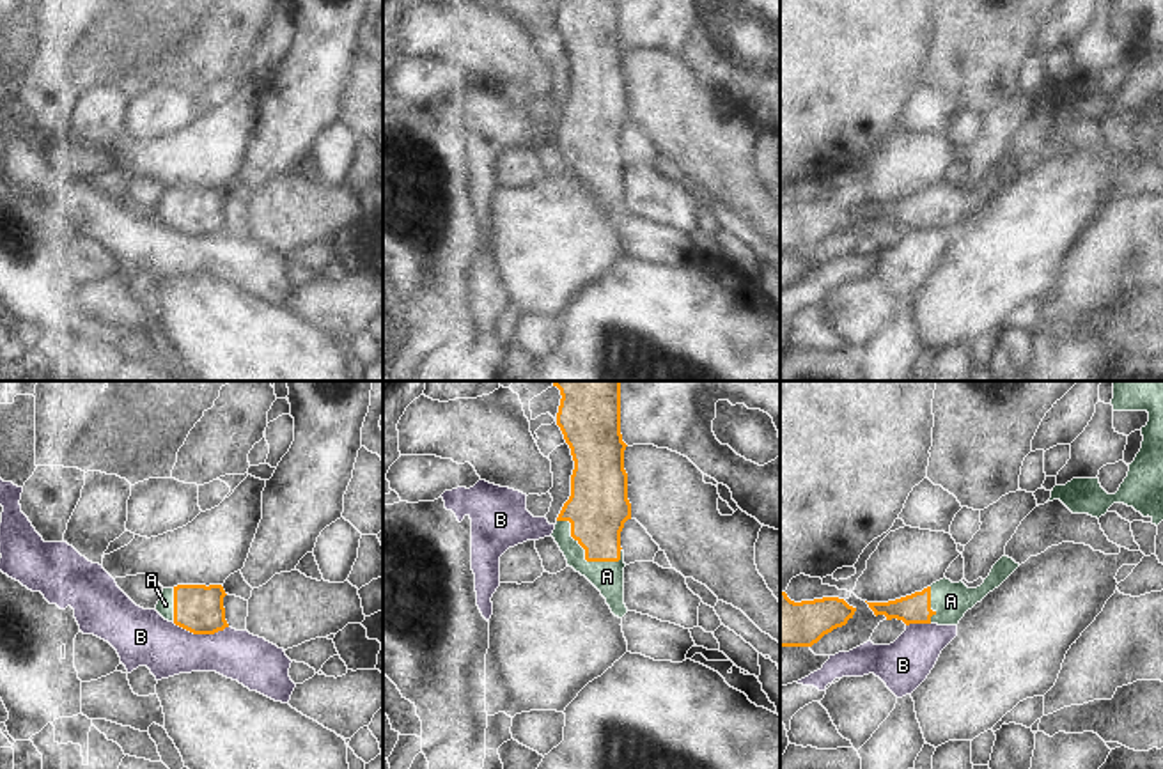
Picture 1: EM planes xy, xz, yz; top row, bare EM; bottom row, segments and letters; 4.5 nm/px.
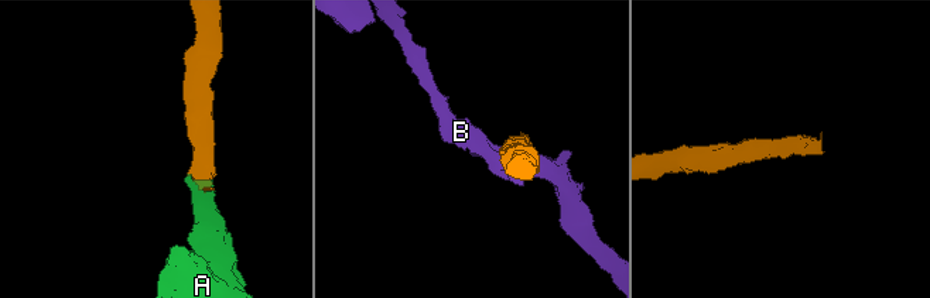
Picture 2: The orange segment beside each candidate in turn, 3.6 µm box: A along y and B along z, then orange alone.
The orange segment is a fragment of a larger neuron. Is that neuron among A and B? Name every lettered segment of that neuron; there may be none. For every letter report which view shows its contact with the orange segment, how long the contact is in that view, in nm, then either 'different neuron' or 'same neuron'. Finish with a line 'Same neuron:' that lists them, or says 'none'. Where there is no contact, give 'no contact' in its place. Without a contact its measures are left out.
A: xz | 340 nm | same neuron
B: xy | 260 nm | different neuron
Same neuron: A

